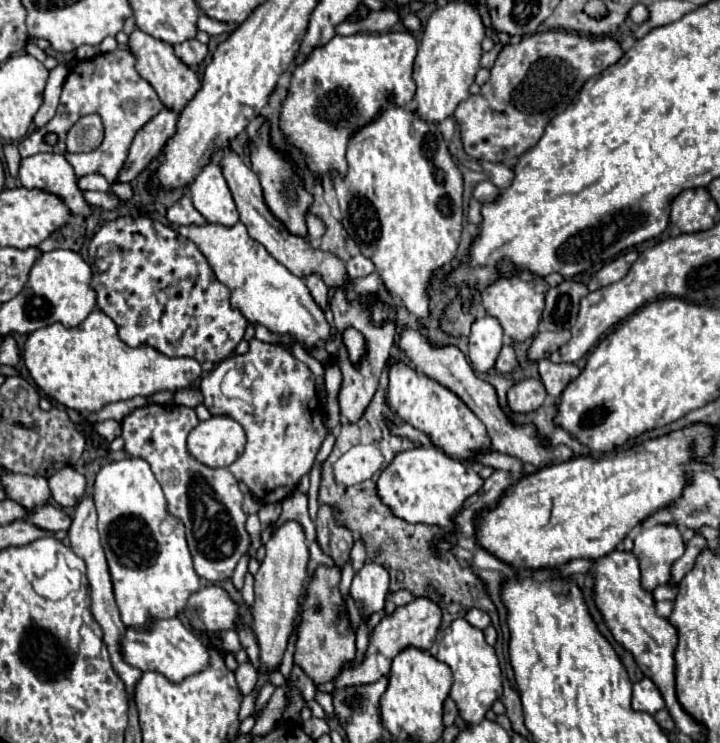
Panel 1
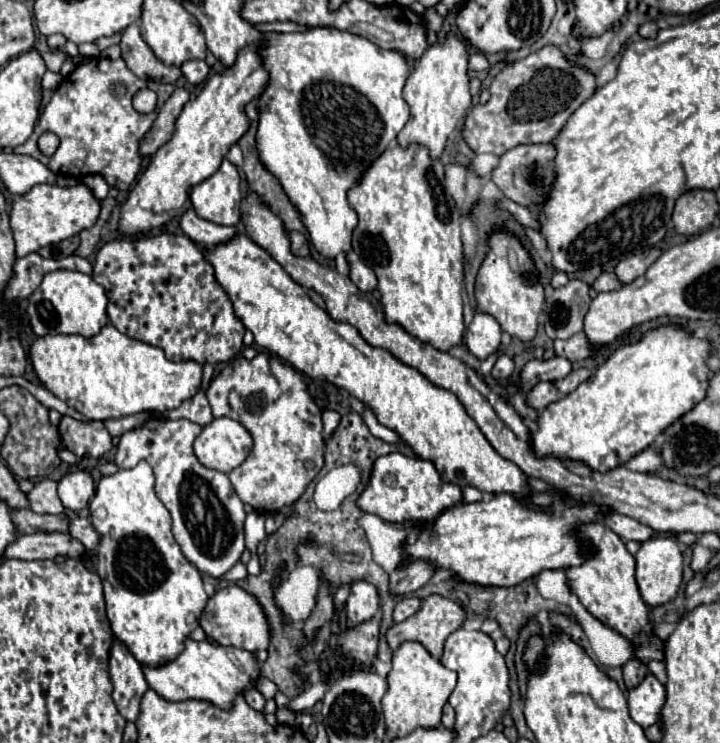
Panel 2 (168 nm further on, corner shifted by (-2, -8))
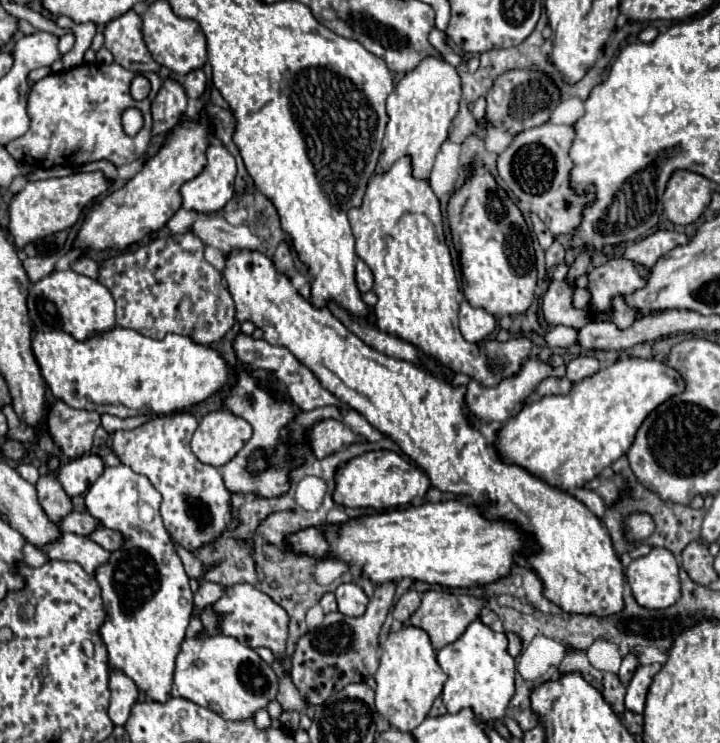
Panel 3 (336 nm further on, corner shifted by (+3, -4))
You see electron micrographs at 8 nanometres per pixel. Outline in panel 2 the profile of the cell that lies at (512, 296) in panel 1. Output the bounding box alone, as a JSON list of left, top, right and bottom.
[475,232,545,342]

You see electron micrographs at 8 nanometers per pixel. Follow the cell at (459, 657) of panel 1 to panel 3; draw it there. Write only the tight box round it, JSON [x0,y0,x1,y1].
[438,620,516,722]

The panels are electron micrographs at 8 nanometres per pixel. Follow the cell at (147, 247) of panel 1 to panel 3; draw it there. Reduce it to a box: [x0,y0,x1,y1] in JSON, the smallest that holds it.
[100,232,236,344]

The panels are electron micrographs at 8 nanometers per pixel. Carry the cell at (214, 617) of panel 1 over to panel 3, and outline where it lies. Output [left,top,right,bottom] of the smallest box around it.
[214,584,288,660]

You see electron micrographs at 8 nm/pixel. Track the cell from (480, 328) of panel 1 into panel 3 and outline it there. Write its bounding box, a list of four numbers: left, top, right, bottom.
[460,300,496,342]

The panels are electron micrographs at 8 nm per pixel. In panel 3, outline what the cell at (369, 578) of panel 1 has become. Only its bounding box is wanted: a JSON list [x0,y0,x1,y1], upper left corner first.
[334,582,368,616]

